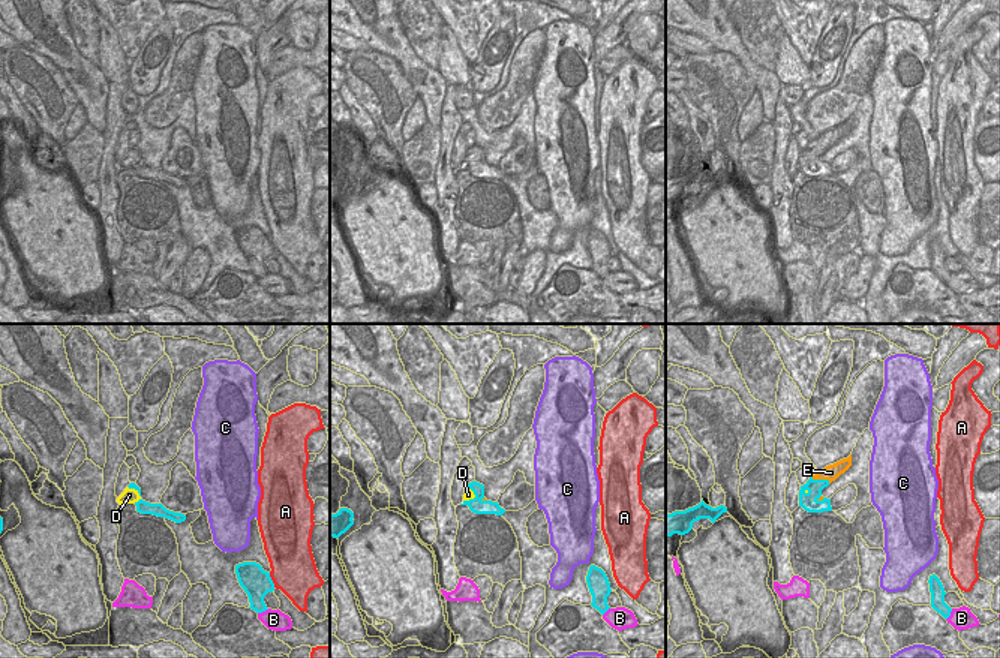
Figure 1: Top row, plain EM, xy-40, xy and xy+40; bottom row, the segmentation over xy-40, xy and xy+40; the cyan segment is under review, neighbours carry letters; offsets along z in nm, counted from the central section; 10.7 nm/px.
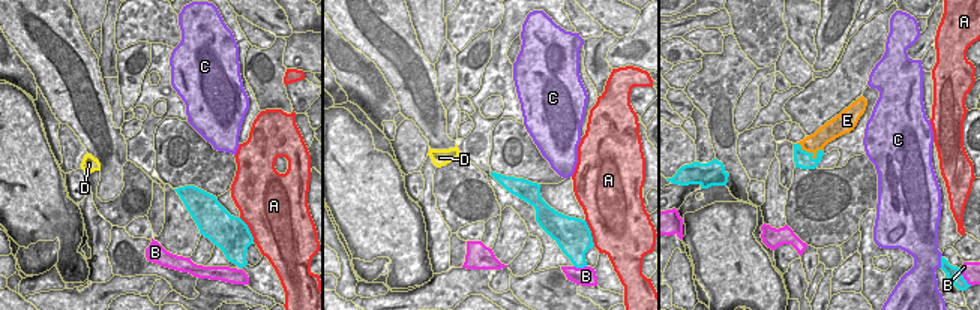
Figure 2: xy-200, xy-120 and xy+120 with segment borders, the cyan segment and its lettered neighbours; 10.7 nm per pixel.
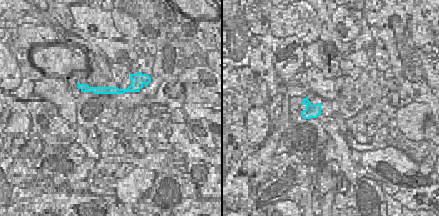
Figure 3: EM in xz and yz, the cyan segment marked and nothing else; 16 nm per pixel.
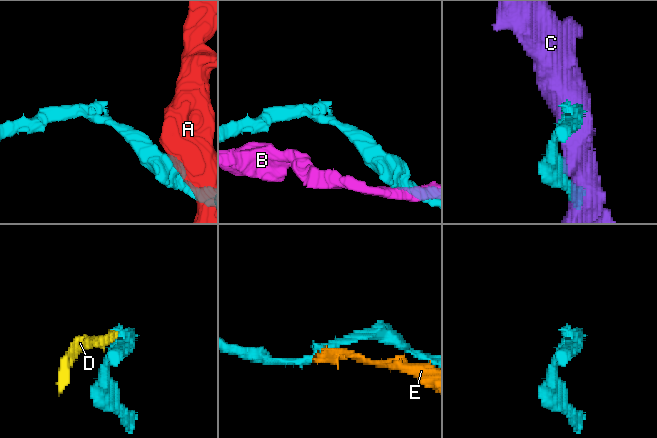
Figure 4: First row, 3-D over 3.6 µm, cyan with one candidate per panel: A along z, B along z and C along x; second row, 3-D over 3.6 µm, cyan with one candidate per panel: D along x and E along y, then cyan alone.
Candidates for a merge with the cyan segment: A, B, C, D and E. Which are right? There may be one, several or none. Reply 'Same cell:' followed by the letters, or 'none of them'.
Same cell: none of them

